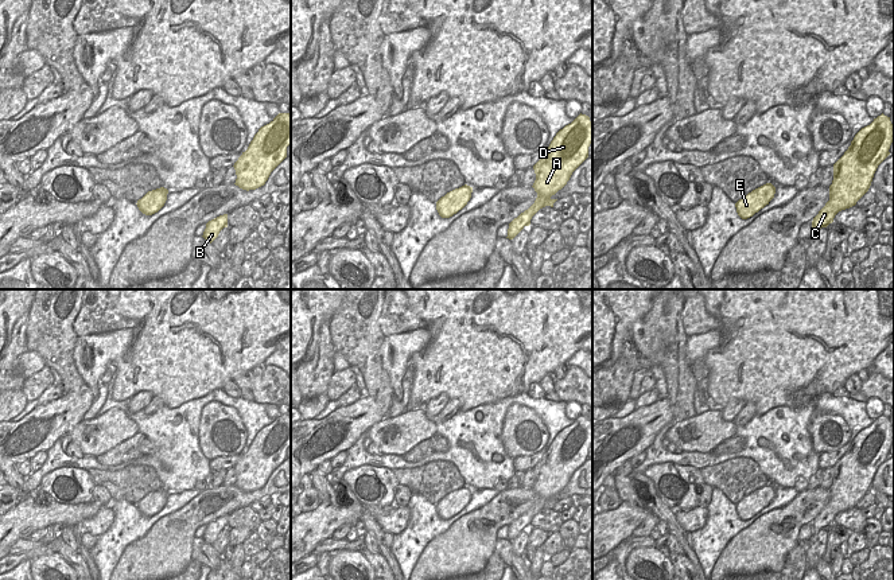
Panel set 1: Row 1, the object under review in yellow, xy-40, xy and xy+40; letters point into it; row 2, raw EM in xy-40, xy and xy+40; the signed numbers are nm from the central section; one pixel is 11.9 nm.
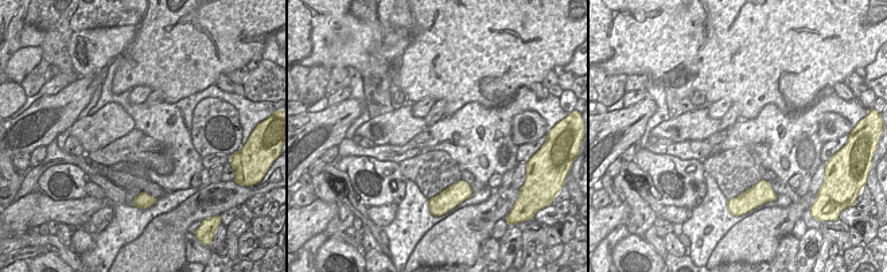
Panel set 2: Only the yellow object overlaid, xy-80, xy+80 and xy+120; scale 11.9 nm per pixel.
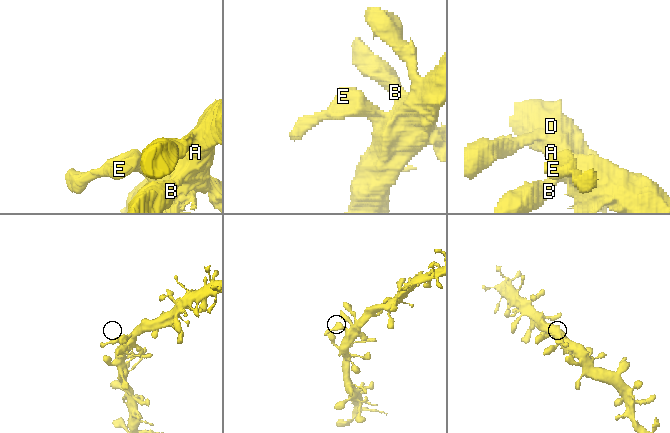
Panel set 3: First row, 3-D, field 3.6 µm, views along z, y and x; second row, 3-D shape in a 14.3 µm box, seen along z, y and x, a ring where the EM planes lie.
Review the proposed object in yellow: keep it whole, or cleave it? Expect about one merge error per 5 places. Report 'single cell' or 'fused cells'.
single cell

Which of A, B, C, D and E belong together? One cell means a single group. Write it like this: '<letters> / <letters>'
A B C D E

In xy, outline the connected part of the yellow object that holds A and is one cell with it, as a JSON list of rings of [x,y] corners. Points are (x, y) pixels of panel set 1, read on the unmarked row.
[[[582,414],[556,435],[541,460],[533,467],[536,482],[532,488],[537,499],[528,511],[509,525],[506,540],[513,541],[525,528],[529,528],[532,518],[540,510],[553,509],[557,501],[551,498],[567,486],[572,474],[588,459],[591,444],[592,424]]]

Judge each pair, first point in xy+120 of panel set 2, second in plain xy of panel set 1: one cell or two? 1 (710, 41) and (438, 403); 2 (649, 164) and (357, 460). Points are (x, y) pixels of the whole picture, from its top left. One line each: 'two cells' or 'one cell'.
1: two cells
2: two cells

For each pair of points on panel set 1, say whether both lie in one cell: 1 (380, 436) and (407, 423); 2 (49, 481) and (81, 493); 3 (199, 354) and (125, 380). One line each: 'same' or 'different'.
1: same
2: same
3: same

